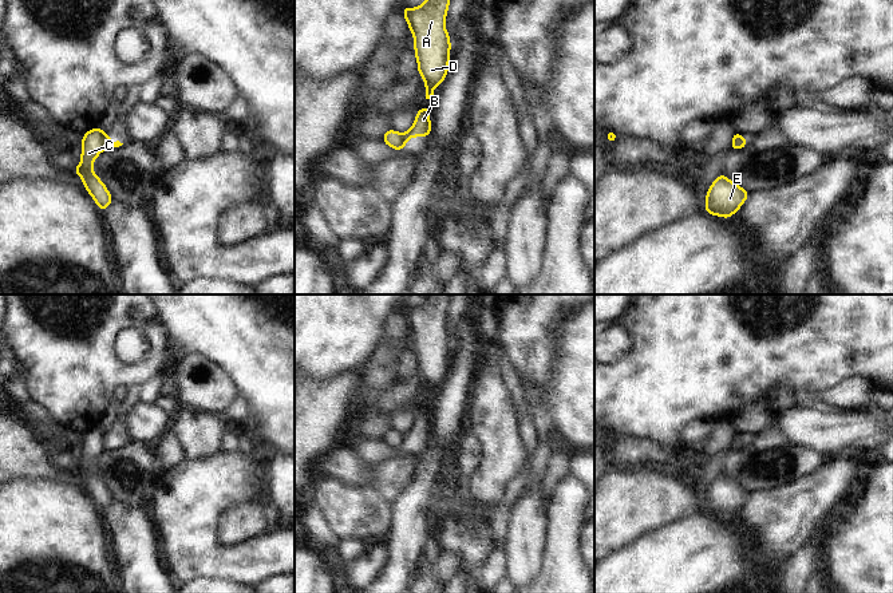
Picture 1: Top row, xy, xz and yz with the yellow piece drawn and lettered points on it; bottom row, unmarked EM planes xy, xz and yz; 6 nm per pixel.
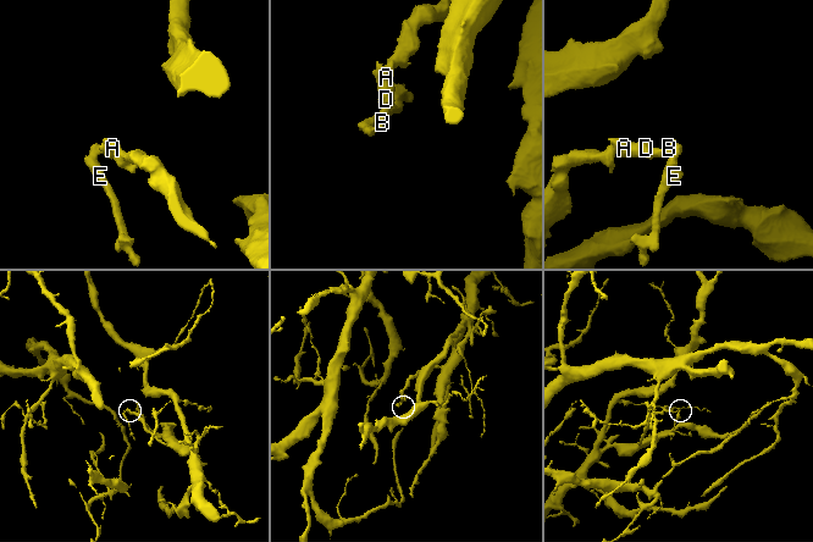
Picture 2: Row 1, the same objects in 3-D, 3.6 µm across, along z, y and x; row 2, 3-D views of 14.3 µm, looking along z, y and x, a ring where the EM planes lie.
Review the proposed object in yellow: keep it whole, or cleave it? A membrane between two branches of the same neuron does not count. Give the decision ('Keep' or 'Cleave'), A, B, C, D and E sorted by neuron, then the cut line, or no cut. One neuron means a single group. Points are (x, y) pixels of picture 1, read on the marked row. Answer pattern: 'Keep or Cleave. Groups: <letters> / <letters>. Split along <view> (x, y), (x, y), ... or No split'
Cleave. Groups: A B D / C E. Split along xy (103, 133), (106, 147).

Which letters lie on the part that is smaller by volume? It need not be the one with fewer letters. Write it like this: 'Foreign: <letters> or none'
Foreign: C, E

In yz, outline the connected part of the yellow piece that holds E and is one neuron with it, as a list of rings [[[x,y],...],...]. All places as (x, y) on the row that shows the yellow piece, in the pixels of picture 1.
[[[723,173],[712,182],[706,194],[706,207],[711,216],[731,218],[746,202],[748,191],[730,181]]]

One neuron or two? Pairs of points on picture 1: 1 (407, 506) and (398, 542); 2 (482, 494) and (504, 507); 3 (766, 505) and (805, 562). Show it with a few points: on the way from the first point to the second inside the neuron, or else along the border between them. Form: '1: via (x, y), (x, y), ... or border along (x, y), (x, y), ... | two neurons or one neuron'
1: via (407, 516), (407, 533) | one neuron
2: border along (514, 477), (506, 483), (501, 499), (493, 507) | two neurons
3: border along (812, 536), (789, 560), (782, 572) | two neurons

